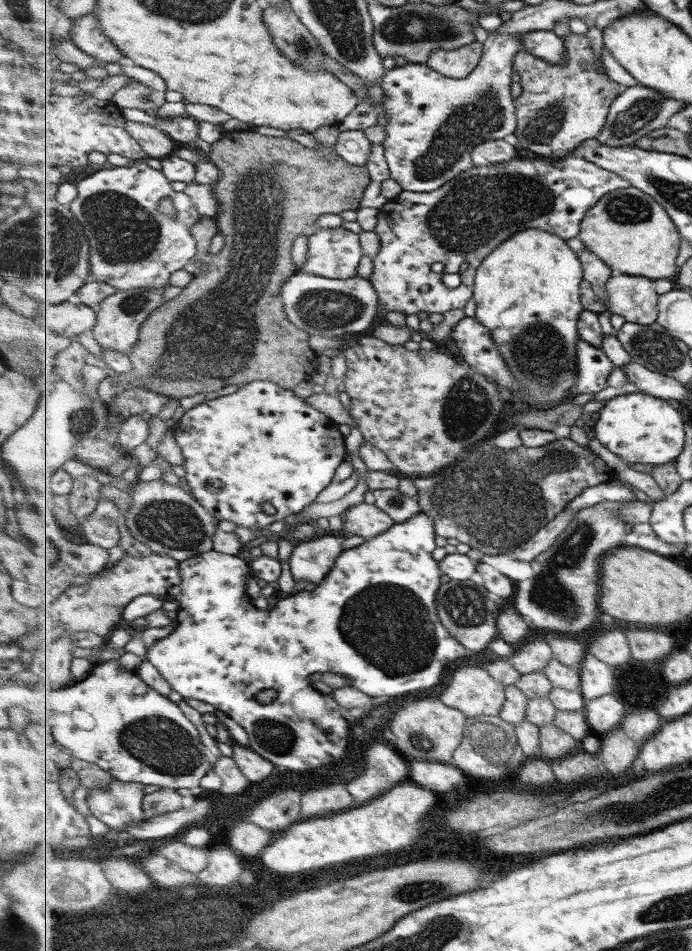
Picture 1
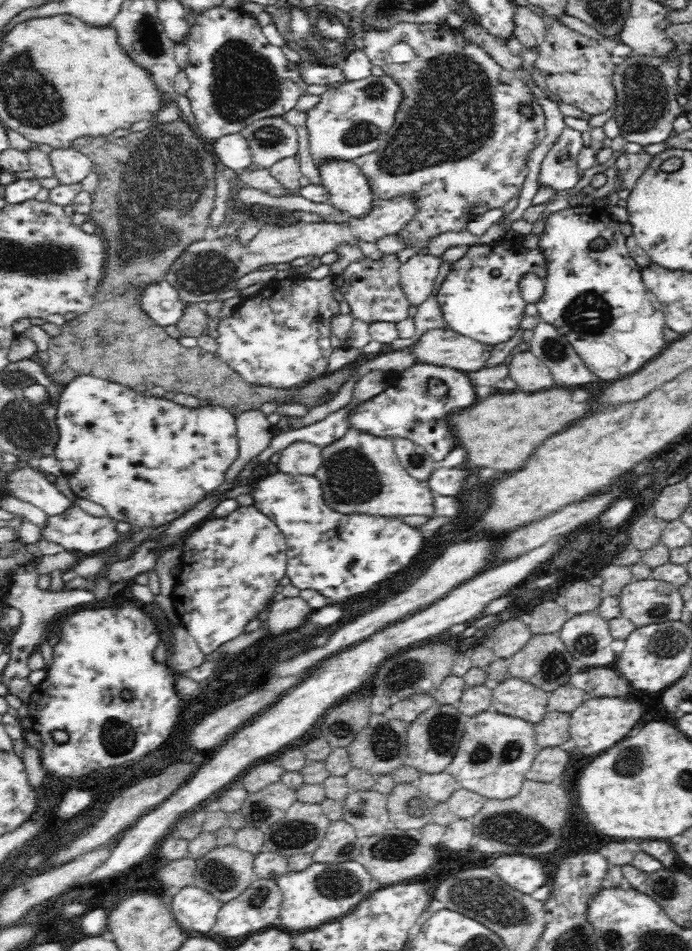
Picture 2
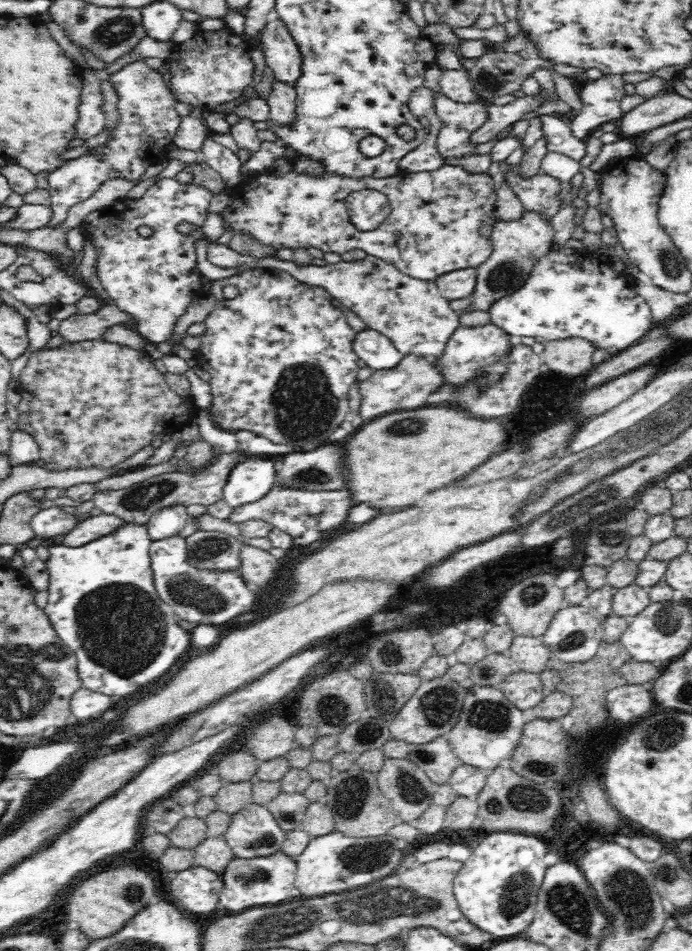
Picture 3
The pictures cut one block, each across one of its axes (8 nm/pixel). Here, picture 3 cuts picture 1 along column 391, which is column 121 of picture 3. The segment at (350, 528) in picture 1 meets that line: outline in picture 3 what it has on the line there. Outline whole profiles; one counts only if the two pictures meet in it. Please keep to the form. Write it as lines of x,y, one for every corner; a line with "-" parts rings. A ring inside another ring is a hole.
101,513
98,516
87,516
83,518
70,534
62,538
64,546
82,546
91,541
98,540
104,536
110,536
118,528
128,526
130,522
116,516
115,514

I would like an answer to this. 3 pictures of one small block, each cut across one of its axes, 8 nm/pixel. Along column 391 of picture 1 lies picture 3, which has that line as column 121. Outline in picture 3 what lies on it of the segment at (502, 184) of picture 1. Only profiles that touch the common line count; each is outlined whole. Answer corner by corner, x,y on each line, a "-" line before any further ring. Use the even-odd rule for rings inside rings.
176,177
173,178
163,178
152,186
150,186
147,191
139,198
139,199
118,199
114,201
114,204
110,204
110,206
105,206
100,210
95,210
88,214
85,218
84,224
87,224
87,229
83,230
83,232
89,232
91,239
93,240
93,244
95,244
95,249
97,250
97,258
98,262
95,264
94,278
99,281
99,283
104,287
104,290
107,294
113,299
115,305
127,315
130,315
130,325
134,331
138,333
138,335
142,336
148,343
153,345
160,344
160,342
166,342
170,340
171,336
174,334
176,323
178,322
179,316
186,312
186,309
192,304
192,301
196,296
200,297
203,293
199,290
200,286
203,286
202,275
201,272
196,268
197,266
197,253
195,243
202,238
206,238
204,232
202,232
202,225
208,216
208,207
210,204
210,200
213,197
214,193
207,188
202,188
202,186
181,184
-
180,224
192,224
194,226
194,230
190,232
190,234
182,234
182,232
178,232
178,226
-
140,226
149,226
152,228
153,232
151,236
144,237
140,235
138,232
138,228

